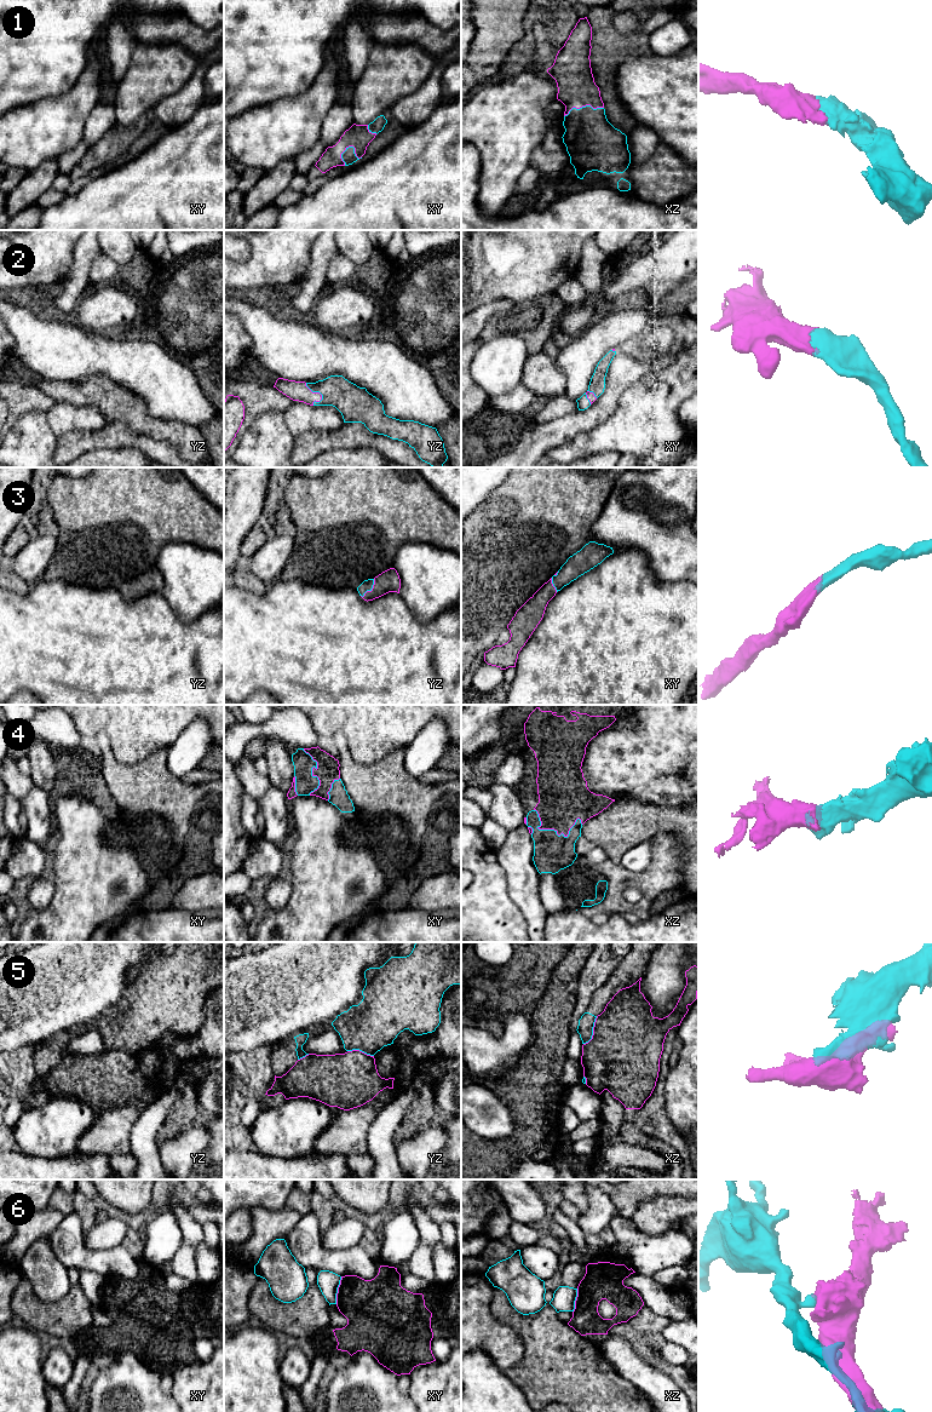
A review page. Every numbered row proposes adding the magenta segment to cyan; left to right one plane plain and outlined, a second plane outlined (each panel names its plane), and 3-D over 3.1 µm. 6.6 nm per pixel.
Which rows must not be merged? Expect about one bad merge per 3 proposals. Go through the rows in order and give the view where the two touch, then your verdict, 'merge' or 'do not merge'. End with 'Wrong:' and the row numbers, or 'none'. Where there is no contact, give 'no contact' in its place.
1: xz | merge
2: yz | merge
3: yz | merge
4: xz | merge
5: xz | do not merge
6: xy | do not merge
Wrong: 5, 6

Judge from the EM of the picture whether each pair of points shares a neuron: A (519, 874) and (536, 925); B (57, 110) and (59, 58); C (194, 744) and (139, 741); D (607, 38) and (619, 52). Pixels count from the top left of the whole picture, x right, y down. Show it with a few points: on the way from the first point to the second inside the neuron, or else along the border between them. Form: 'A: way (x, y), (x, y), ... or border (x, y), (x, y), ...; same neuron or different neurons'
A: way (523, 887), (523, 891), (534, 913); same neuron
B: border (80, 76), (64, 92), (35, 101); different neurons
C: border (193, 721), (167, 748); different neurons
D: way (608, 41), (615, 49); same neuron

